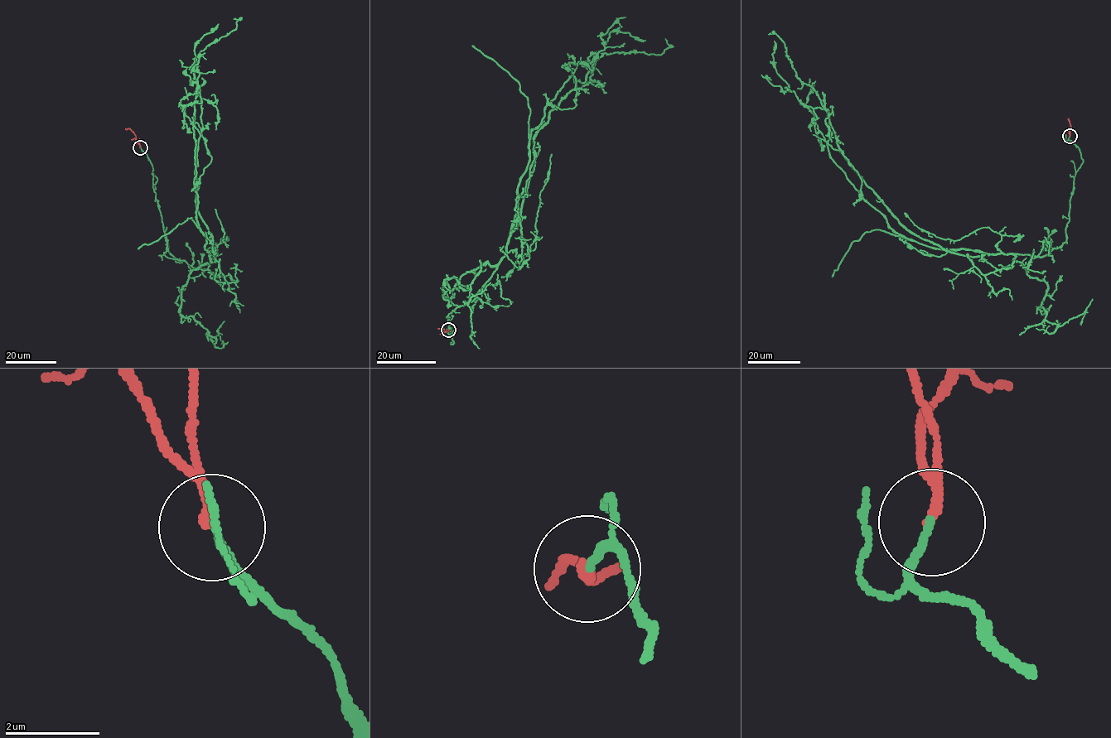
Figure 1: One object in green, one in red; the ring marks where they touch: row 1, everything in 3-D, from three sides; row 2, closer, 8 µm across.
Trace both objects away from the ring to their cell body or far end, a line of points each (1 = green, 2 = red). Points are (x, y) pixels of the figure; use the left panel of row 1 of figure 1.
1: (140, 147), (168, 250), (195, 267), (214, 262), (196, 205), (191, 66), (234, 19)
2: (140, 147), (134, 133), (125, 129)

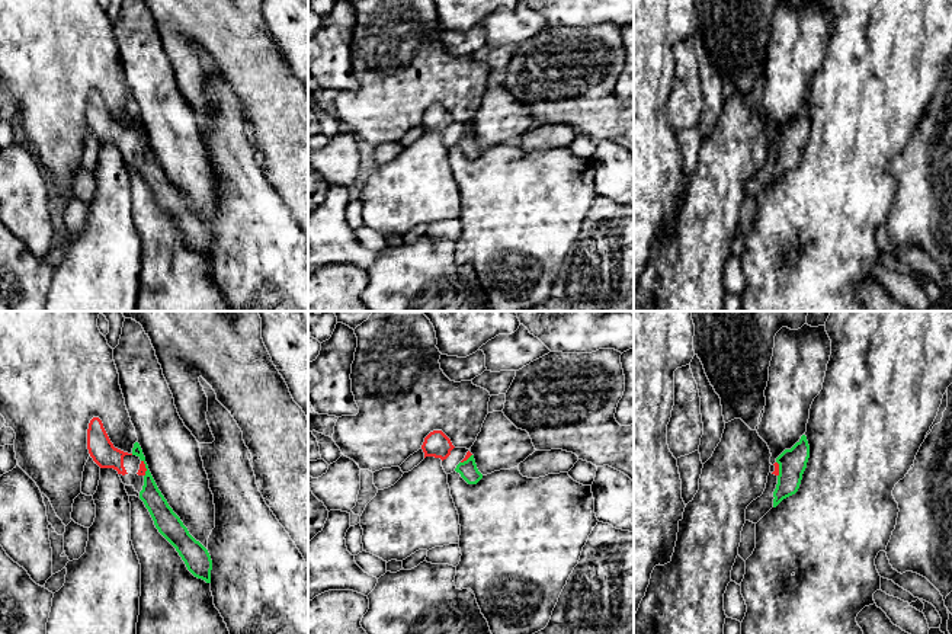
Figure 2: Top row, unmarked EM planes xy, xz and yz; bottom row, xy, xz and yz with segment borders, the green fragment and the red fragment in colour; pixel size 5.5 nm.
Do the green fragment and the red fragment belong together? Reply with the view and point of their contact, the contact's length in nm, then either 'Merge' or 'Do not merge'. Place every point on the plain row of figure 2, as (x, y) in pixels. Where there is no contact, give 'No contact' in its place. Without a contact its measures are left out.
Touches green at xy (146, 141). Shared border 100 nm. Merge

